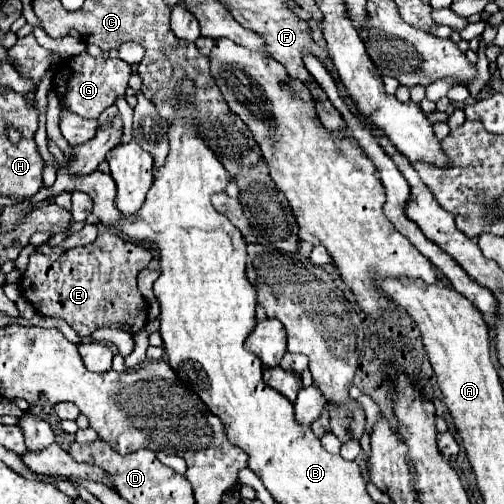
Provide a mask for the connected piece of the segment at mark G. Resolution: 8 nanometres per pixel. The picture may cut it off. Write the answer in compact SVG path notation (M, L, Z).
M82 52L78 56L64 60L56 68L52 88L56 90L62 108L68 108L70 112L74 112L82 118L98 118L108 106L112 106L116 102L116 98L126 94L130 72L132 72L132 68L126 62L122 62L120 58L110 58L110 56L94 58L88 52Z

